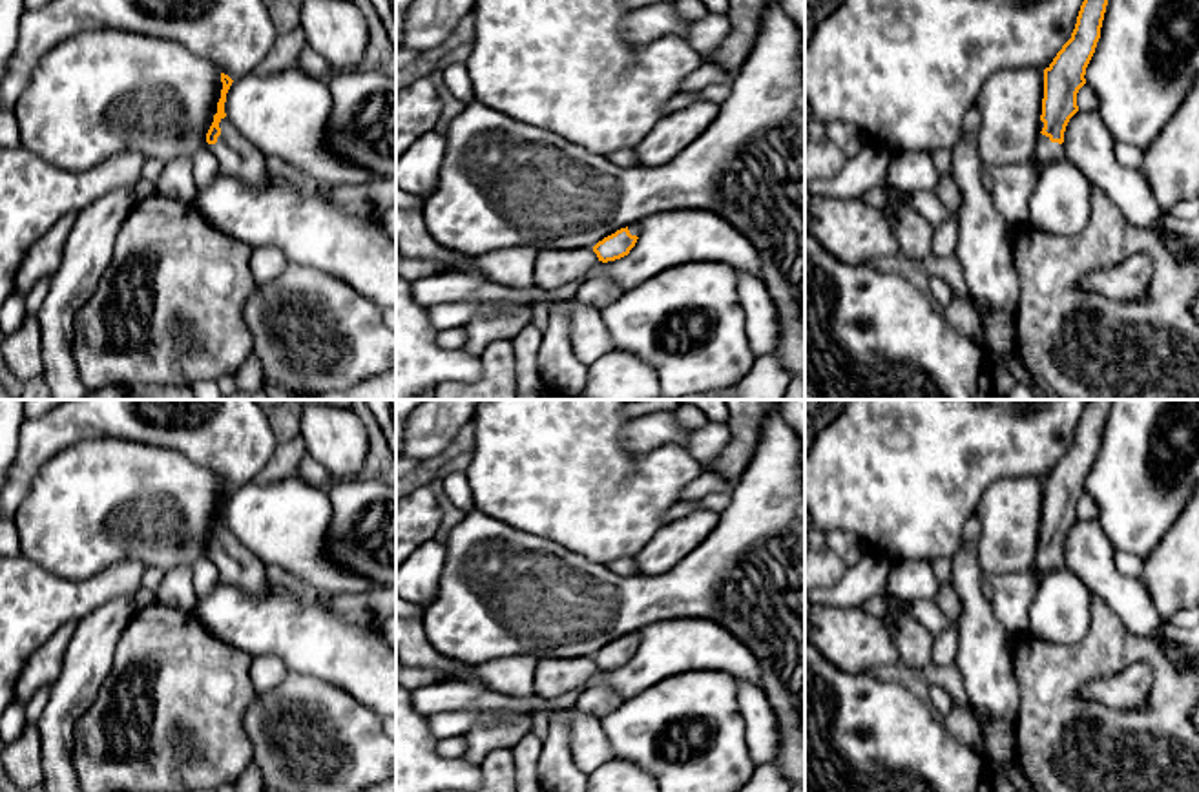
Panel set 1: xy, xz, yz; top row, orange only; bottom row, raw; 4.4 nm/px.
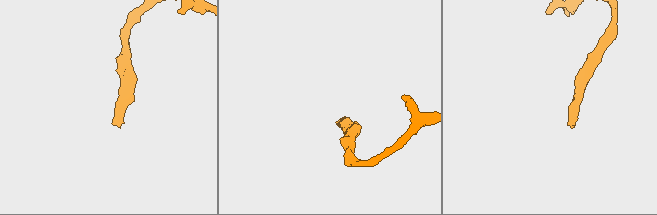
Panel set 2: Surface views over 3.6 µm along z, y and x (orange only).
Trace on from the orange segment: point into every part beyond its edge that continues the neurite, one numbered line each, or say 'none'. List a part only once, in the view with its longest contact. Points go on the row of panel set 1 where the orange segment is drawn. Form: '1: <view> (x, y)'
1: xy (236, 156)

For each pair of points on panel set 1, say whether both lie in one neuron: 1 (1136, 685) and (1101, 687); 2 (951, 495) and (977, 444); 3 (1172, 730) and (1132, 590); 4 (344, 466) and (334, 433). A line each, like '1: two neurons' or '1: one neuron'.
1: one neuron
2: one neuron
3: two neurons
4: one neuron

